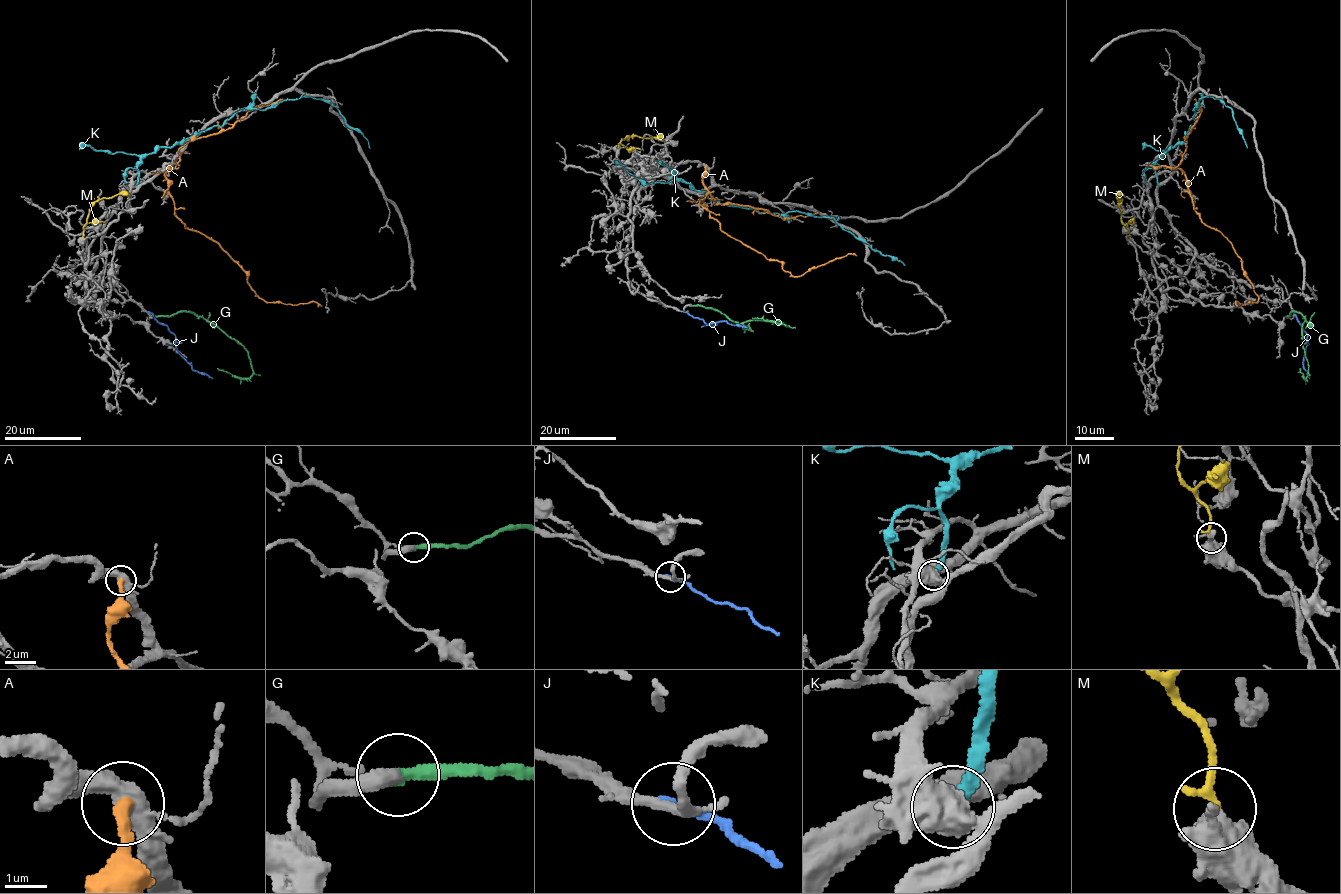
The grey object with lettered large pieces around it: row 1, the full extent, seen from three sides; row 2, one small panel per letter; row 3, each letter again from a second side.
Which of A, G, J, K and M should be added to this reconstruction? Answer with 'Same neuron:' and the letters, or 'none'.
Same neuron: G, M

